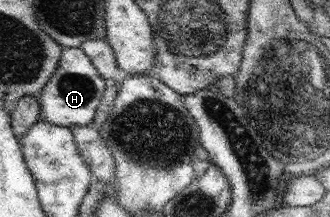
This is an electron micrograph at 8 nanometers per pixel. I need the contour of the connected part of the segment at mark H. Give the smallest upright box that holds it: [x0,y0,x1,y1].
[38,46,107,129]

